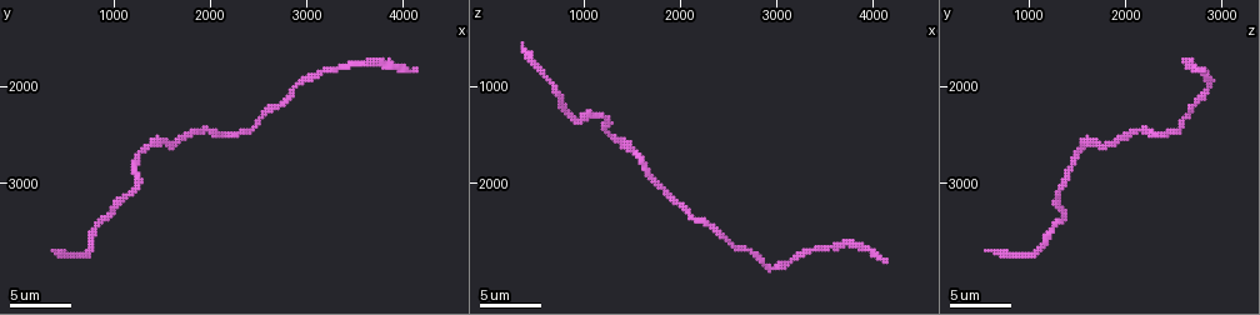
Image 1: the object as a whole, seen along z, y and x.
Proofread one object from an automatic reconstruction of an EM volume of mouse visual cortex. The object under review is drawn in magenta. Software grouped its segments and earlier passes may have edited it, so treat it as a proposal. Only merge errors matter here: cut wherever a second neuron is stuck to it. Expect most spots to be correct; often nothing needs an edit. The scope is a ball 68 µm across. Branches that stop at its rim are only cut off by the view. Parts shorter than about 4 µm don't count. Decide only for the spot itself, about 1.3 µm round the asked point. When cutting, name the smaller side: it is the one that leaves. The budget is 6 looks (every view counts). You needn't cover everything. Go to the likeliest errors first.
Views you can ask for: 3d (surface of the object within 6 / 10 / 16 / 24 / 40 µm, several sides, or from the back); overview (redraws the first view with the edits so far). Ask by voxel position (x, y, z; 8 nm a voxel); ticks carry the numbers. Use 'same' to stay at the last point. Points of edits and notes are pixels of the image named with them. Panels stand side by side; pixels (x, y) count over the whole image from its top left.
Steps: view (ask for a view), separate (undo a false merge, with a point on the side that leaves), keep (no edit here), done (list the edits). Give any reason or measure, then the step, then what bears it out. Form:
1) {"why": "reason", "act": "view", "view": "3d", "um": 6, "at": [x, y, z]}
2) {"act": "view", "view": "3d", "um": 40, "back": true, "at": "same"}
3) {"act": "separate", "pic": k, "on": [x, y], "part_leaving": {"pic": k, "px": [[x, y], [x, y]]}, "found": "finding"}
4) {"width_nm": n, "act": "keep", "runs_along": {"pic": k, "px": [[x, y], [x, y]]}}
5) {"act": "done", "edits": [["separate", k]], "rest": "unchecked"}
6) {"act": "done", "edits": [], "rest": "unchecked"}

{"why": "calibre changes", "act": "view", "view": "3d", "um": 10, "at": [1360, 2600, 1580]}

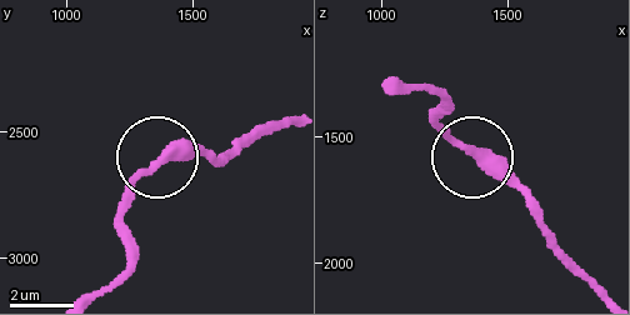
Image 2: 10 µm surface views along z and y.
{"width_nm": 320, "act": "keep", "runs_along": {"pic": 2, "px": [[283, 128], [213, 158], [165, 155], [119, 214]]}, "found": "continuous, no second neuron"}

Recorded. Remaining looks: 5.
{"why": "sudden change in width", "act": "view", "view": "3d", "um": 10, "at": [720, 3700, 1060]}

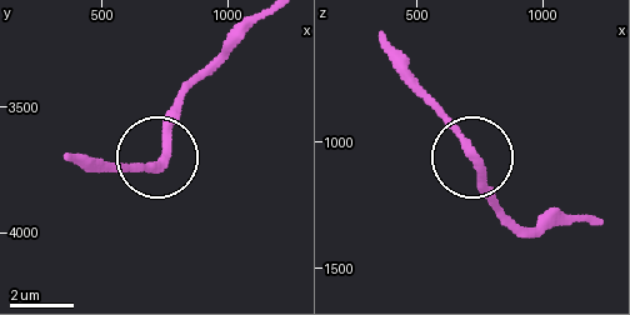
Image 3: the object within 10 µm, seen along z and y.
{"act": "keep", "runs_along": {"pic": 3, "px": [[584, 223], [520, 223], [455, 134], [401, 80]]}, "found": "one neuron here"}

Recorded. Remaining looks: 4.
{"why": "thick turns thin", "act": "view", "view": "3d", "um": 6, "at": [3940, 1800, 2700]}

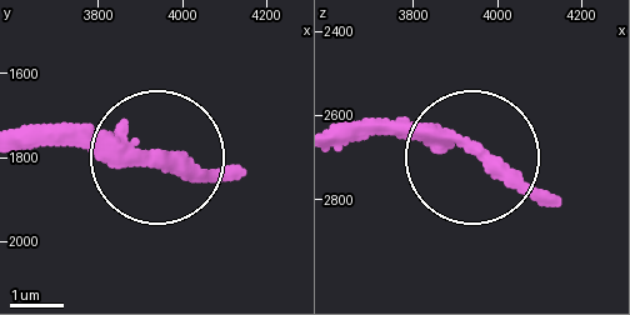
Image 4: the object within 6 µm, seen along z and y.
{"act": "keep", "runs_along": {"pic": 4, "px": [[26, 149], [156, 158]]}, "found": "continuous, no second neuron"}

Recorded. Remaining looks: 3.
{"act": "done", "edits": [], "rest": "unchecked"}

